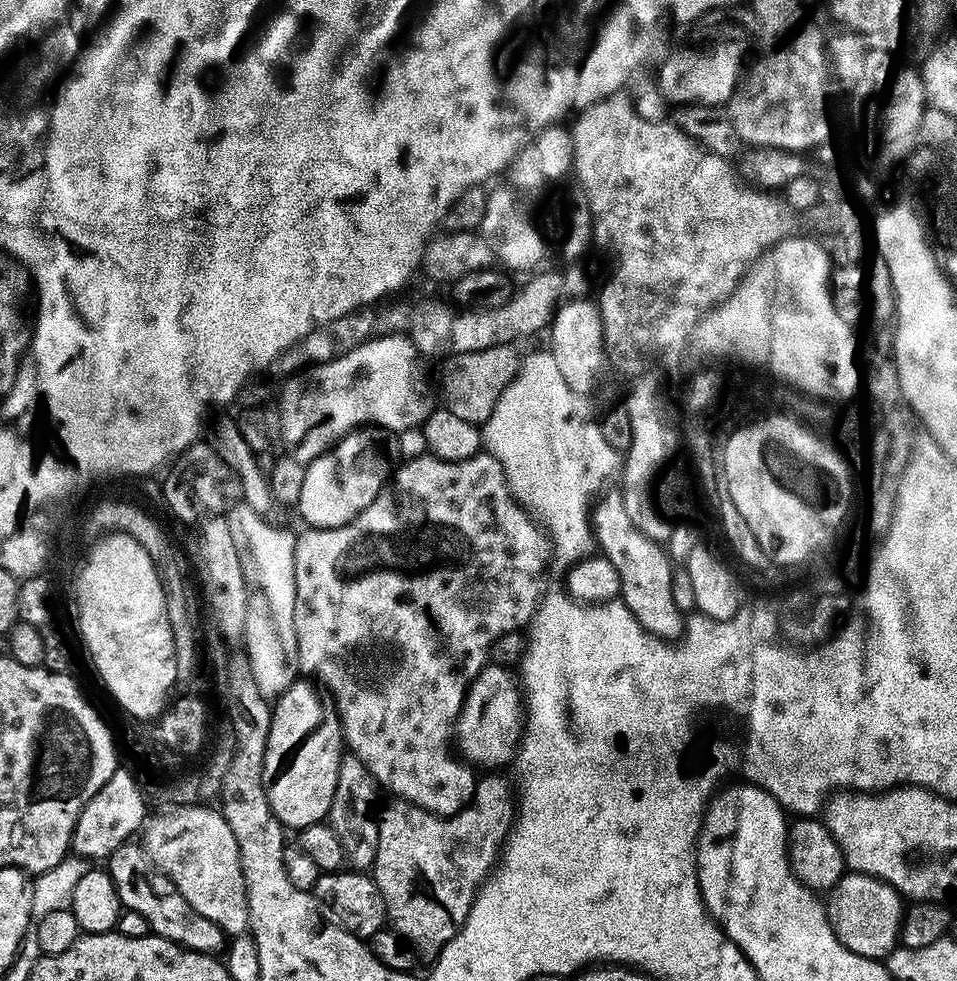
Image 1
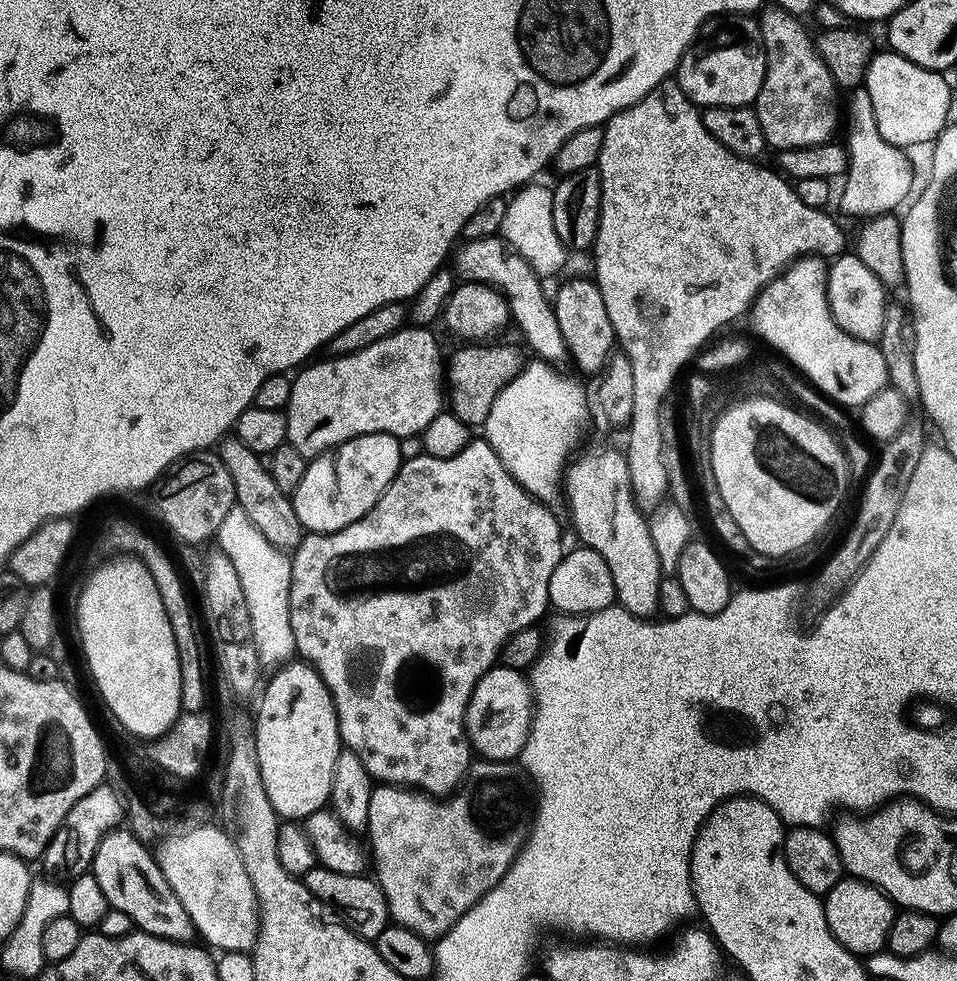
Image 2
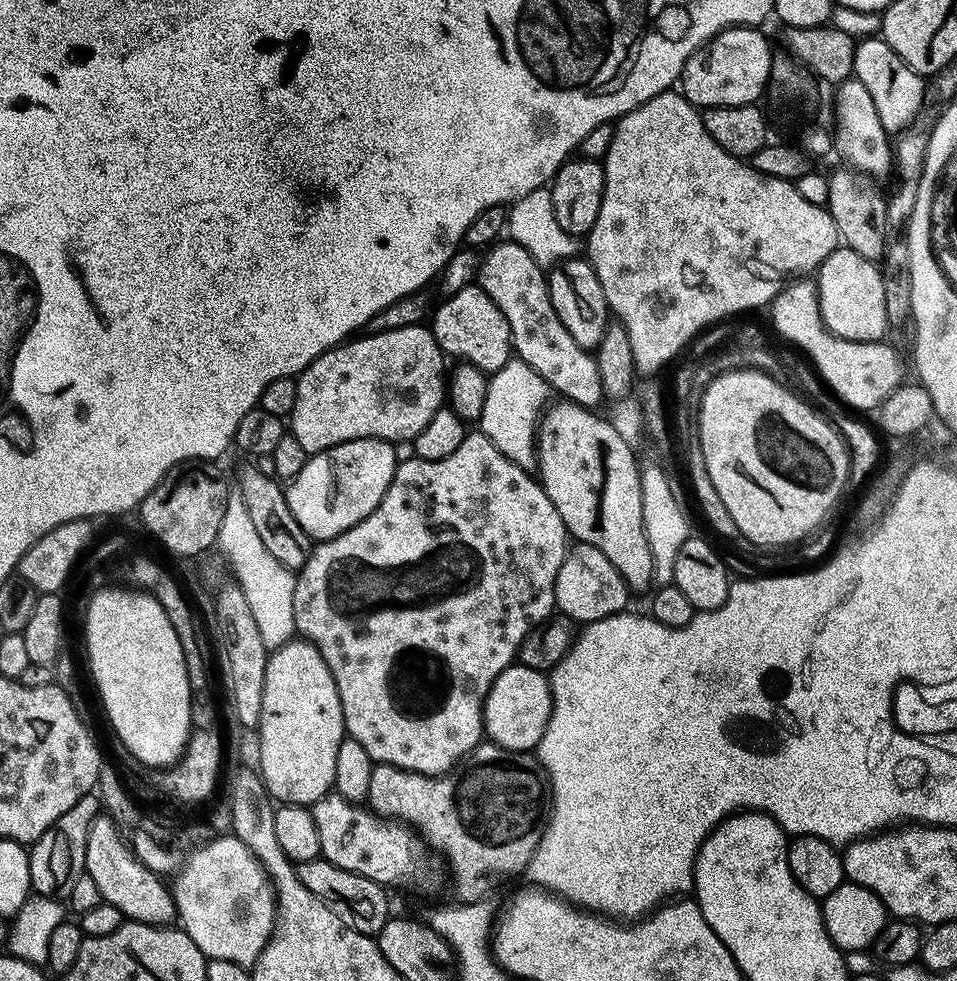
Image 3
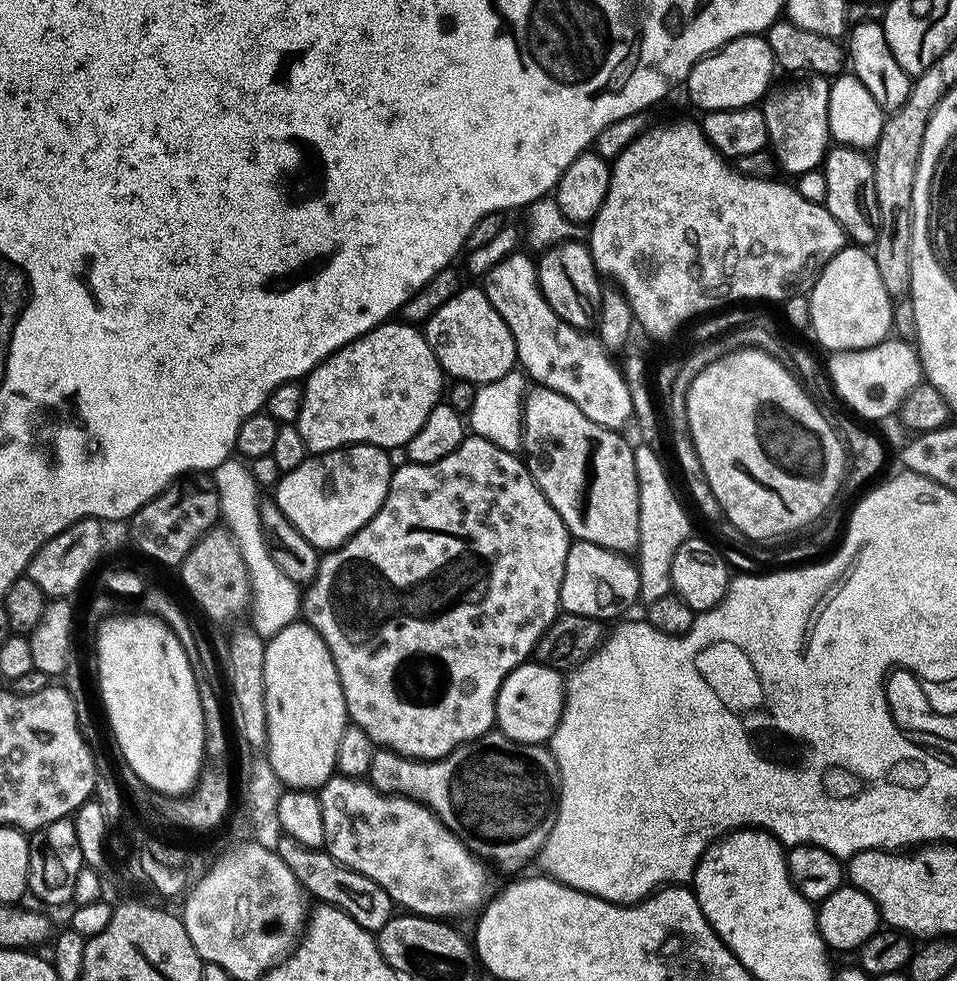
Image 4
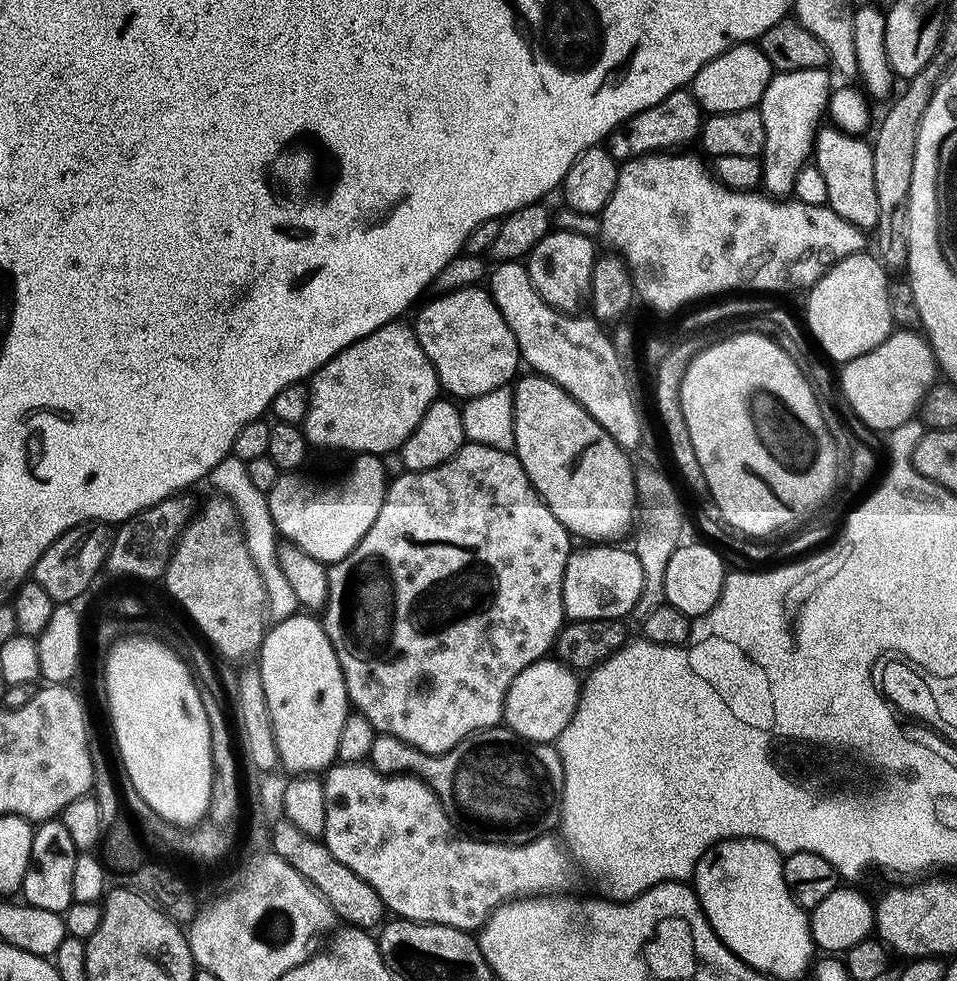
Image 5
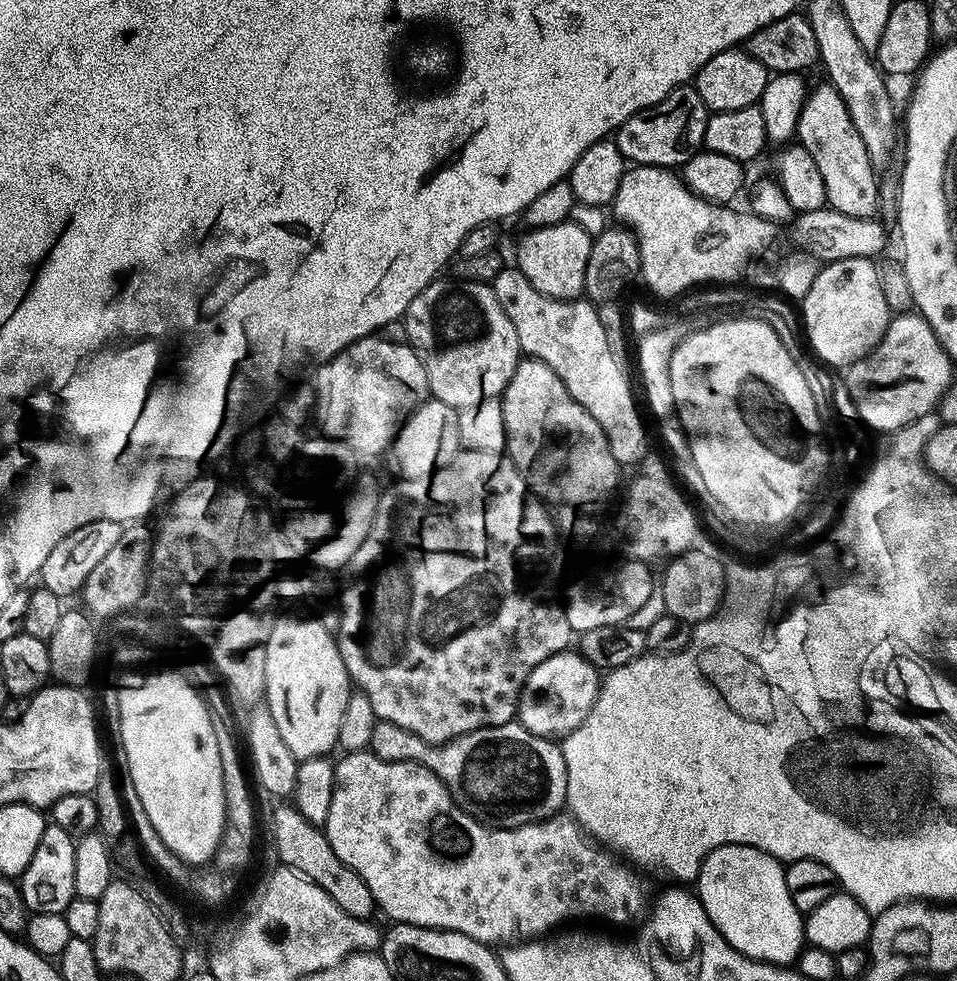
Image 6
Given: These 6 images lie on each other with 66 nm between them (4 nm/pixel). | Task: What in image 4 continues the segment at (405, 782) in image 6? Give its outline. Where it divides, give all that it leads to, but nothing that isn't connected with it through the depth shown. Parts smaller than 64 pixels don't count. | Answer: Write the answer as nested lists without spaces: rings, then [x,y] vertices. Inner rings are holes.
[[[333,774],[318,789],[322,806],[322,827],[326,829],[324,848],[342,866],[378,882],[390,894],[397,909],[414,916],[452,918],[479,913],[493,895],[489,865],[468,849],[425,804],[408,796],[387,796],[367,779]]]

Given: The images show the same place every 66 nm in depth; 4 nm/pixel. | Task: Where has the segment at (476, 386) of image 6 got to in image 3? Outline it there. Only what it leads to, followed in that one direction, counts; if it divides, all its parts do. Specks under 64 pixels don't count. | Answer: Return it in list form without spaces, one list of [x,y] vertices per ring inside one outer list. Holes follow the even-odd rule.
[[[467,286],[464,289],[458,290],[453,296],[447,297],[443,303],[444,305],[441,308],[439,305],[431,313],[430,327],[434,338],[438,342],[438,346],[444,351],[445,357],[452,359],[453,356],[453,361],[473,364],[473,366],[480,368],[485,374],[497,372],[502,366],[506,366],[506,362],[514,352],[510,326],[502,314],[502,310],[484,293],[483,288],[479,286]]]

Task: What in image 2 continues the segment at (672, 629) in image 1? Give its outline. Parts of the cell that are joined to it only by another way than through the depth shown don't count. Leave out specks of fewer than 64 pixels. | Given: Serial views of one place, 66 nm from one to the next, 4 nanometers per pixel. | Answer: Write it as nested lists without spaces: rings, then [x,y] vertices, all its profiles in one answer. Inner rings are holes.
[[[592,444],[585,450],[584,456],[578,456],[567,465],[562,488],[566,496],[568,492],[568,508],[572,511],[572,524],[580,535],[579,543],[594,549],[598,554],[602,554],[602,558],[606,558],[606,566],[610,566],[610,574],[614,578],[619,607],[634,613],[635,616],[655,617],[660,607],[662,573],[658,550],[654,550],[654,538],[650,538],[649,521],[632,497],[627,455],[621,449],[619,452],[608,444]]]

